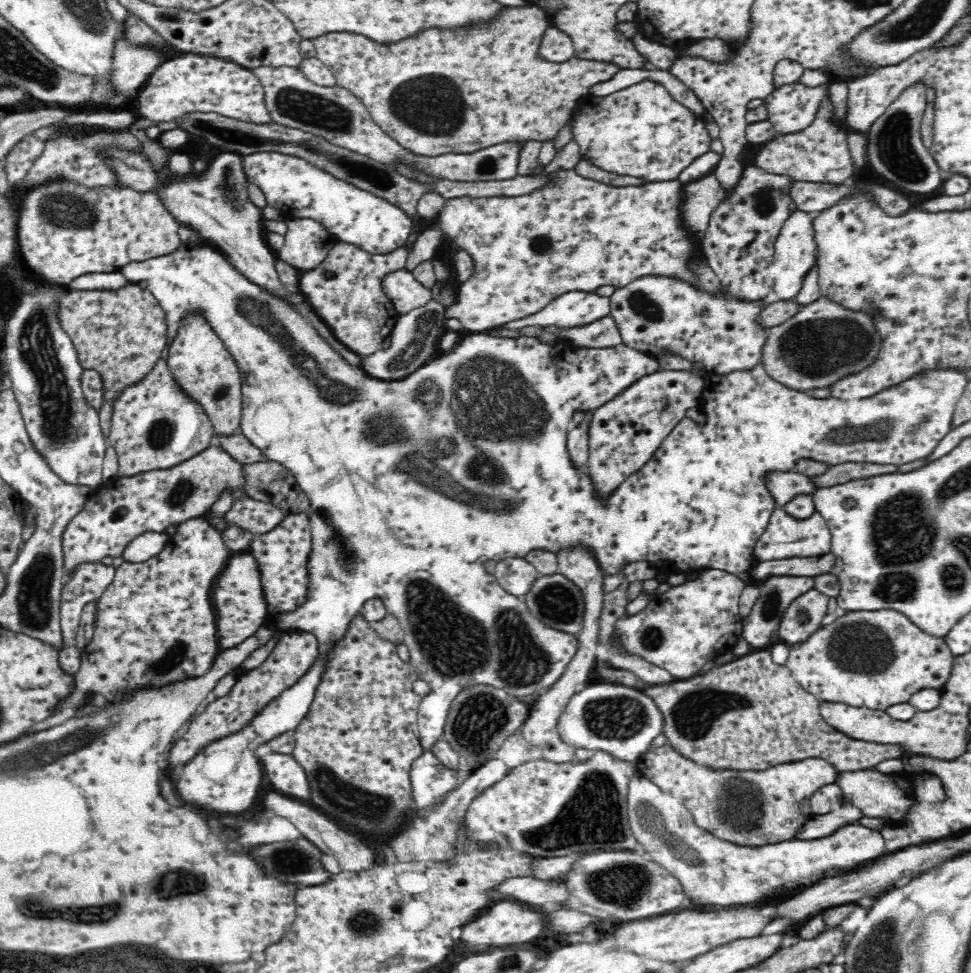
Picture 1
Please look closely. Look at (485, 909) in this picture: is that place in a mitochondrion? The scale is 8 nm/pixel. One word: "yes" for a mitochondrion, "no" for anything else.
no

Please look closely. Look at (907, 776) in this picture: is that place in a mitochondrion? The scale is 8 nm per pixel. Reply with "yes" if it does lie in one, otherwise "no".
no

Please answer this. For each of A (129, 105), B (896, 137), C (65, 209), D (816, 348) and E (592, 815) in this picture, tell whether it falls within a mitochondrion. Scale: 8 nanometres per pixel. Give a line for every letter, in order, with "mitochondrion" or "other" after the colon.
A: other
B: mitochondrion
C: mitochondrion
D: mitochondrion
E: mitochondrion

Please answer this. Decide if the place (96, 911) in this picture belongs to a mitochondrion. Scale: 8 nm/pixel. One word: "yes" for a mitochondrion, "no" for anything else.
yes

